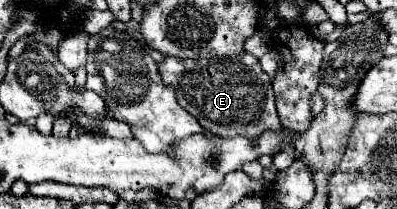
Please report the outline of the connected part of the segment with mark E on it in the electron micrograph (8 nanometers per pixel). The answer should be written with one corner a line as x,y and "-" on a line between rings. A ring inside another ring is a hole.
204,56
204,58
162,58
158,72
164,84
172,86
178,102
200,122
202,128
220,136
244,136
256,144
256,136
266,130
282,128
274,106
270,76
260,68
256,56

